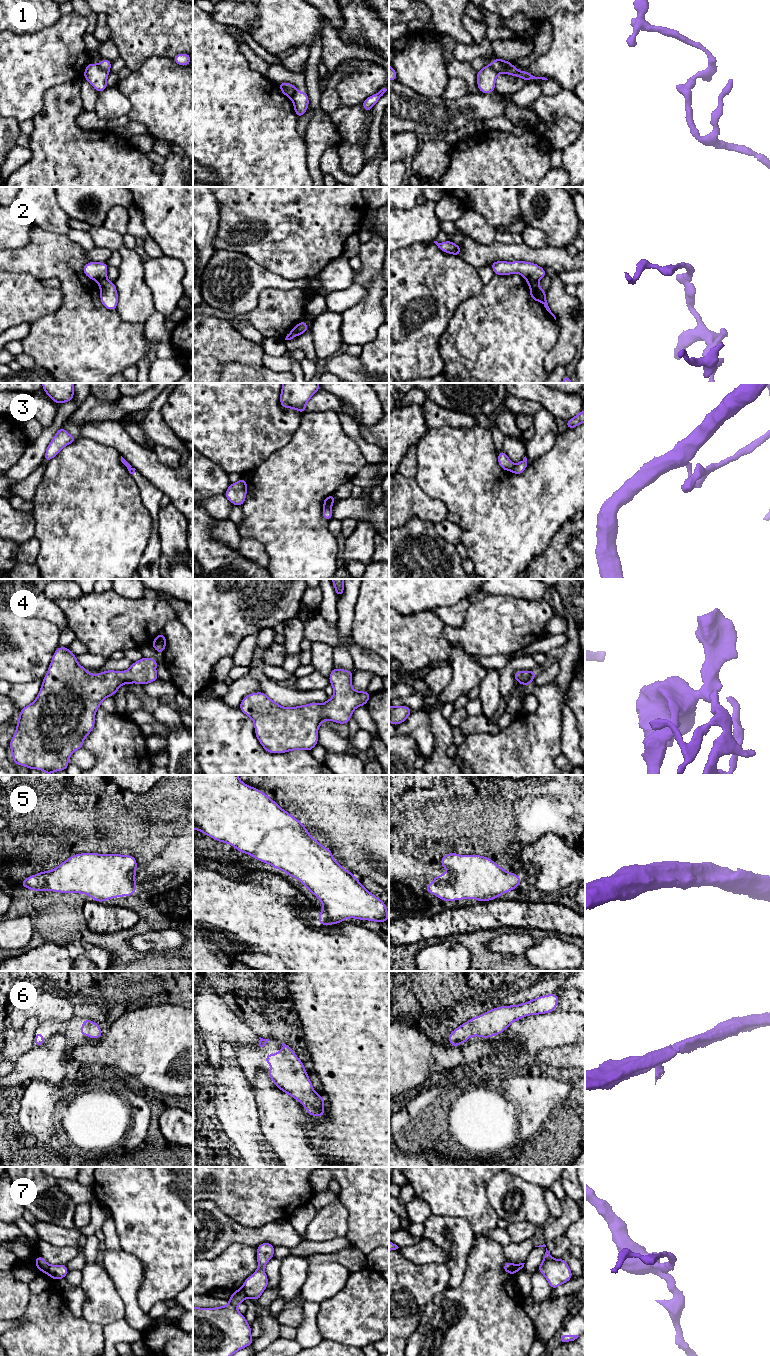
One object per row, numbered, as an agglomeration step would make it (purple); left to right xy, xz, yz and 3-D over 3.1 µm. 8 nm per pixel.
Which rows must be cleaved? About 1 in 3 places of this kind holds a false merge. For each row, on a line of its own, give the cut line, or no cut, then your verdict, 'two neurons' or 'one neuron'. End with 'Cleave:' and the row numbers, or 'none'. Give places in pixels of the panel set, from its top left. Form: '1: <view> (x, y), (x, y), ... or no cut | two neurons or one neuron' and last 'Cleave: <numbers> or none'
1: xy (100, 63), (108, 72) | two neurons
2: yz (527, 280), (537, 283) | two neurons
3: xz (330, 506), (324, 508) | two neurons
4: no cut | one neuron
5: no cut | one neuron
6: no cut | one neuron
7: xz (241, 1288), (247, 1296) | two neurons
Cleave: 1, 2, 3, 7

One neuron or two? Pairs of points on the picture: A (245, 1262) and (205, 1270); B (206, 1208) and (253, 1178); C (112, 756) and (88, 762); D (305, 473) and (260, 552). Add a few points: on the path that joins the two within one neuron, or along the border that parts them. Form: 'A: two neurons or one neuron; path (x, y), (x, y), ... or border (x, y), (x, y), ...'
A: one neuron; path (235, 1264), (229, 1270), (215, 1270)
B: two neurons; border (203, 1199), (211, 1199), (231, 1219)
C: two neurons; border (82, 748), (93, 755), (94, 764)
D: two neurons; border (241, 537), (256, 539), (264, 547), (268, 567)

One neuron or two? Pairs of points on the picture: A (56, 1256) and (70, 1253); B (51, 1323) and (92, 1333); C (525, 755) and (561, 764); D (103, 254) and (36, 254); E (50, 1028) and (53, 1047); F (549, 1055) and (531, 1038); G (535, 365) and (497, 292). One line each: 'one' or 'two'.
A: one
B: one
C: two
D: two
E: one
F: two
G: one

